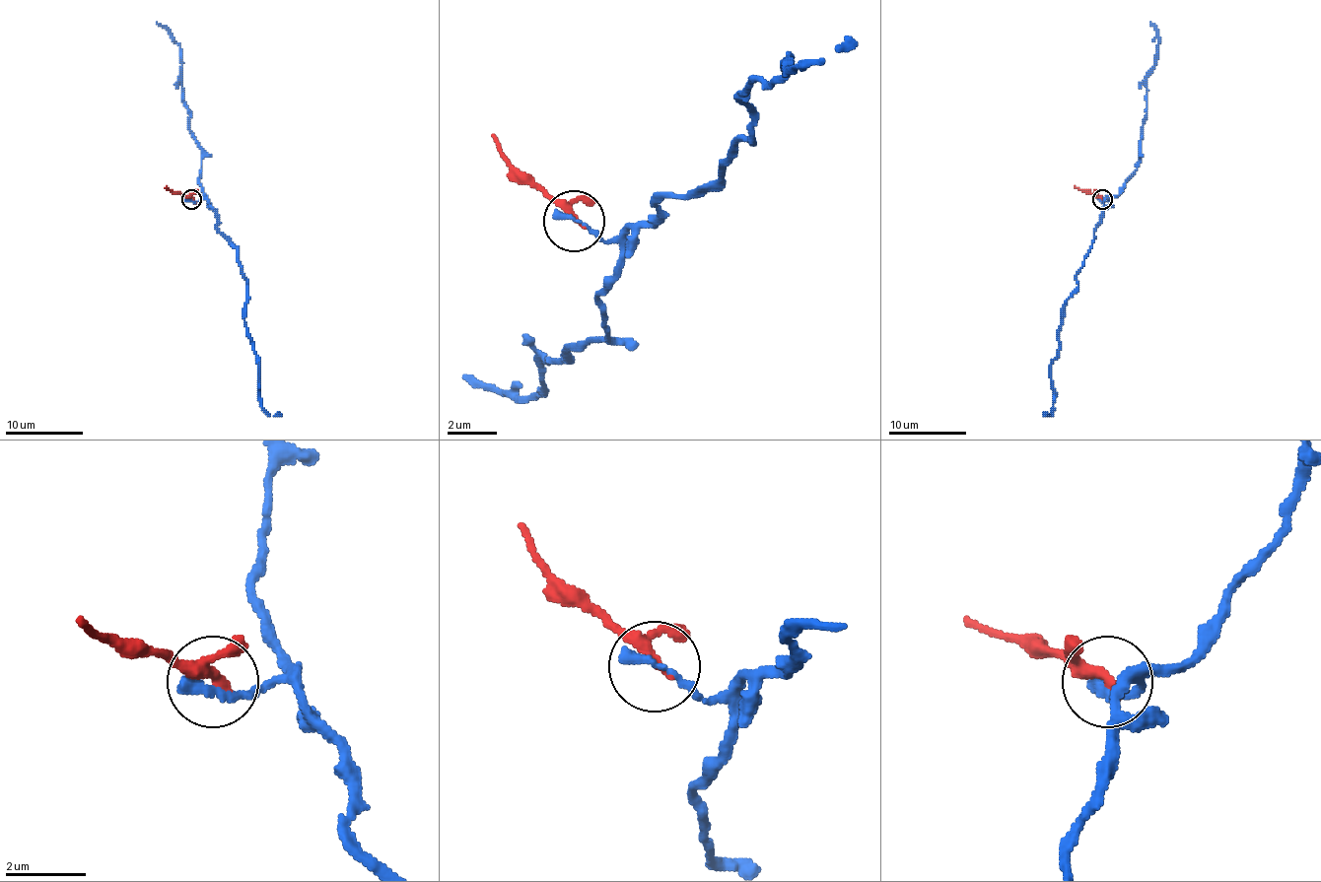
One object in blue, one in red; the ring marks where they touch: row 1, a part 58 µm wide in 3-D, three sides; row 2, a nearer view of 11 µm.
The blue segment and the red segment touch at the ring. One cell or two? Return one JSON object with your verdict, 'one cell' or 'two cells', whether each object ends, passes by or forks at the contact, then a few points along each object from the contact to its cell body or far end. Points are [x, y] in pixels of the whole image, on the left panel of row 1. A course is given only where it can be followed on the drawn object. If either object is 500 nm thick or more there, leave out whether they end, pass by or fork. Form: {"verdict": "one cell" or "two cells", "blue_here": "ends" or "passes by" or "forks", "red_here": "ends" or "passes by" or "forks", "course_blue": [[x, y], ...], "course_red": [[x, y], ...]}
{"verdict": "two cells", "blue_here": "ends", "red_here": "passes by", "course_blue": [[191, 199], [205, 199], [237, 250], [246, 287], [244, 324], [260, 366], [258, 400], [269, 416], [281, 414]], "course_red": [[191, 199], [170, 191], [167, 185]]}

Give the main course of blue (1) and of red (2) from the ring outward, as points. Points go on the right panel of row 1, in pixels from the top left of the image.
1: (1102, 199), (1107, 199), (1077, 275), (1078, 287), (1067, 301), (1059, 354), (1051, 366), (1051, 416), (1045, 414)
2: (1102, 199), (1075, 185)

